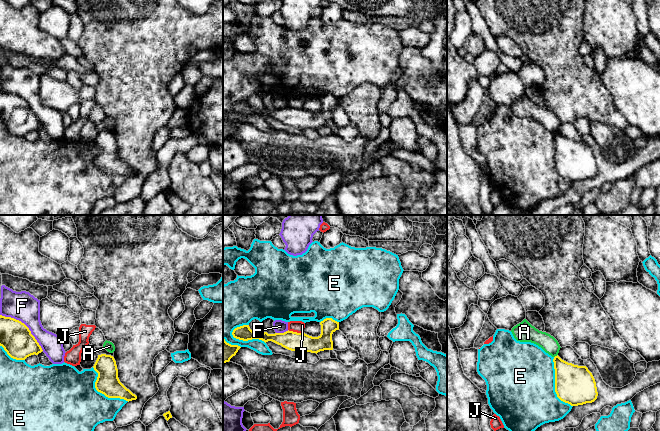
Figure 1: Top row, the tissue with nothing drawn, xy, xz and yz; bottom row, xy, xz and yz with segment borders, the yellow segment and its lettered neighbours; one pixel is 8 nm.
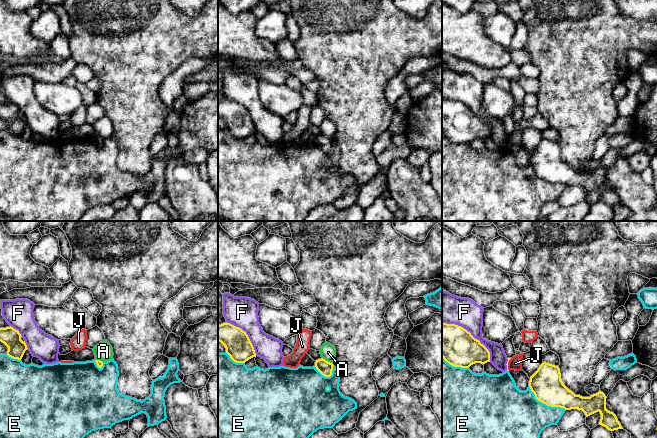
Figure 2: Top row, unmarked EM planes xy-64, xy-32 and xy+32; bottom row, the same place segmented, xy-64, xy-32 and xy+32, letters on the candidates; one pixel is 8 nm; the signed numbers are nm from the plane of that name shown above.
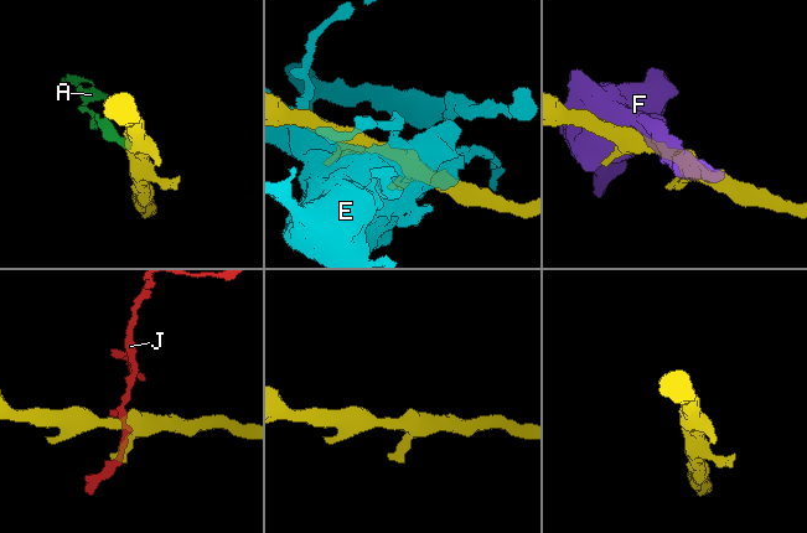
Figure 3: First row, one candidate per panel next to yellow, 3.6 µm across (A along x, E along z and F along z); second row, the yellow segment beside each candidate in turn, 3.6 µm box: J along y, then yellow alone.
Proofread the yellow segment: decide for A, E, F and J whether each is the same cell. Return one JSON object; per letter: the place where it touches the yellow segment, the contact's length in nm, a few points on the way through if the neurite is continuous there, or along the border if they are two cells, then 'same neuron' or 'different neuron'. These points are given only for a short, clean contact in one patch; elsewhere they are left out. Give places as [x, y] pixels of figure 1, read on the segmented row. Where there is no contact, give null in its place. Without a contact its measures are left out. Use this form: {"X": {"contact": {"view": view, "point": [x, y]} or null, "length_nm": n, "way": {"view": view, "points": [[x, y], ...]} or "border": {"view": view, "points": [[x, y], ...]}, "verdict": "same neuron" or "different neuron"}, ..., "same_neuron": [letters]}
{"A": {"contact": {"view": "yz", "point": [555, 356]}, "length_nm": 40, "border": {"view": "yz", "points": [[557, 354], [554, 357]]}, "verdict": "different neuron"}, "E": {"contact": {"view": "yz", "point": [555, 384]}, "length_nm": 420, "verdict": "different neuron"}, "F": {"contact": {"view": "xy", "point": [25, 325]}, "length_nm": 460, "verdict": "different neuron"}, "J": {"contact": {"view": "xz", "point": [295, 332]}, "length_nm": 120, "verdict": "different neuron"}, "same_neuron": []}

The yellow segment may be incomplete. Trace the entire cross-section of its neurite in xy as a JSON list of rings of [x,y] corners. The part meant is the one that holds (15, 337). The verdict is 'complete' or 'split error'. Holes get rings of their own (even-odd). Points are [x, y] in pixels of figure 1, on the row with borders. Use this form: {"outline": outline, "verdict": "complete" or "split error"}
{"outline": [[[0,315],[0,346],[16,360],[25,360],[43,351],[24,323],[2,315]]], "verdict": "complete"}

